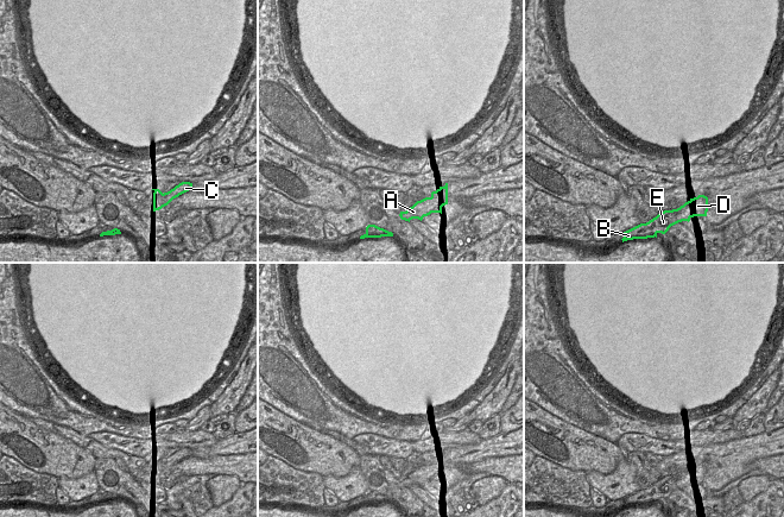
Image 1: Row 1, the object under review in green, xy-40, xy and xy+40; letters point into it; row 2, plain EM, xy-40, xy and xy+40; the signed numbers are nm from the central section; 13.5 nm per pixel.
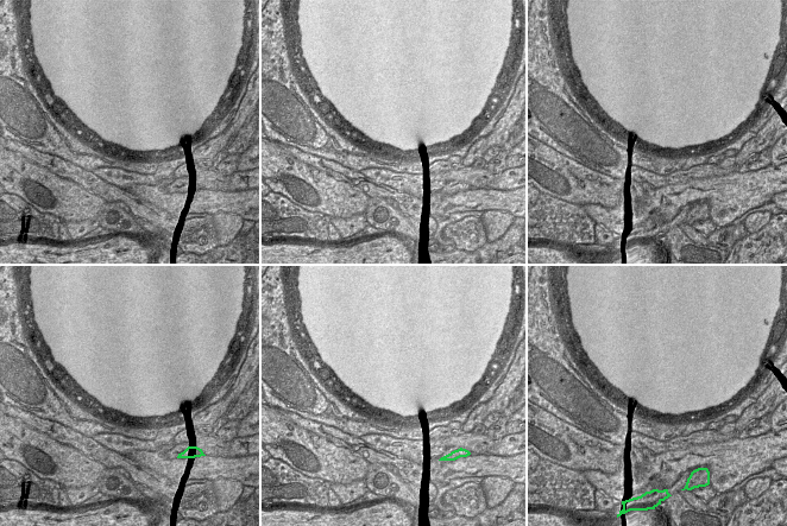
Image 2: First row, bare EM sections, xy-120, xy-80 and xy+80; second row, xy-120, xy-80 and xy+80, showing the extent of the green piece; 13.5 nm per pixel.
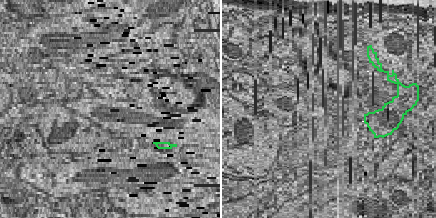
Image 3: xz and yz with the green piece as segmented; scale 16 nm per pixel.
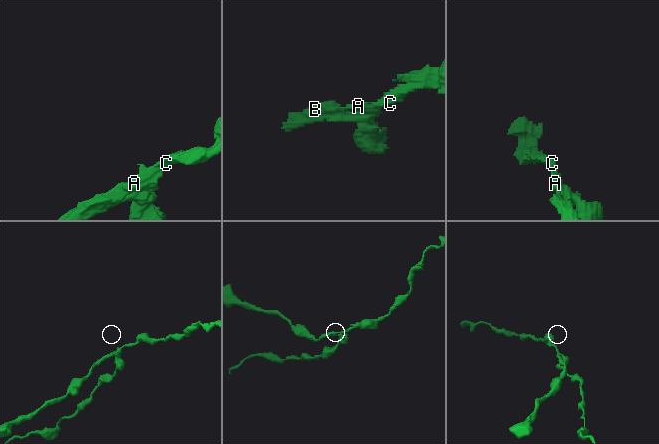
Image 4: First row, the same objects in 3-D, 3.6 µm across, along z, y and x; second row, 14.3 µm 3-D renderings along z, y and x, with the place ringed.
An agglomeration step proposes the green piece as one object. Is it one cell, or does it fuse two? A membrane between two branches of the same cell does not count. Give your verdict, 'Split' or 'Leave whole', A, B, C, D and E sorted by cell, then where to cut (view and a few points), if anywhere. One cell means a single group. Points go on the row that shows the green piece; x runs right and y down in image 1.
Leave whole. Groups: A B C D E. No split.

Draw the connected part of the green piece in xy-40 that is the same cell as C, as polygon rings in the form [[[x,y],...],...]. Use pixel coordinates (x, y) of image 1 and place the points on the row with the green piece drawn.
[[[182,182],[167,193],[162,193],[159,189],[152,189],[153,193],[153,212],[167,206],[173,198],[192,189],[192,183]]]

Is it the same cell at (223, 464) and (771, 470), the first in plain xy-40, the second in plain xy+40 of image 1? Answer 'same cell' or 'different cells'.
same cell

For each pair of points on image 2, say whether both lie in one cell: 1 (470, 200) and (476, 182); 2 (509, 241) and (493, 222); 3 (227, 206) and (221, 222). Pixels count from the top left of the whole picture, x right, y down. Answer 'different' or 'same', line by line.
1: different
2: different
3: different

